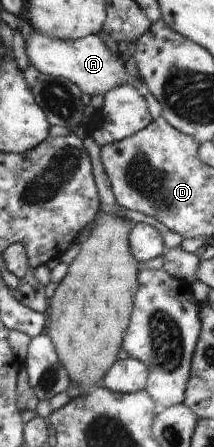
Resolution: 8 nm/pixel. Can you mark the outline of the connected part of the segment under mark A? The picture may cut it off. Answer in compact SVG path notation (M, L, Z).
M33 29L31 38L26 41L26 51L31 65L36 67L41 74L51 74L68 79L78 85L81 93L87 93L91 97L93 95L105 96L110 89L125 84L135 86L142 96L150 93L145 82L130 75L125 70L125 63L120 55L113 54L97 34L91 34L78 40L58 40Z

